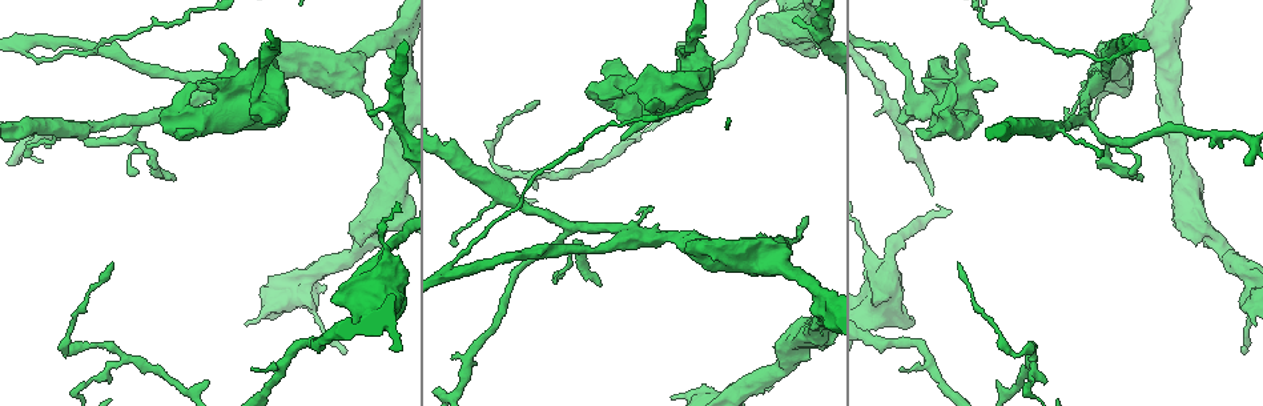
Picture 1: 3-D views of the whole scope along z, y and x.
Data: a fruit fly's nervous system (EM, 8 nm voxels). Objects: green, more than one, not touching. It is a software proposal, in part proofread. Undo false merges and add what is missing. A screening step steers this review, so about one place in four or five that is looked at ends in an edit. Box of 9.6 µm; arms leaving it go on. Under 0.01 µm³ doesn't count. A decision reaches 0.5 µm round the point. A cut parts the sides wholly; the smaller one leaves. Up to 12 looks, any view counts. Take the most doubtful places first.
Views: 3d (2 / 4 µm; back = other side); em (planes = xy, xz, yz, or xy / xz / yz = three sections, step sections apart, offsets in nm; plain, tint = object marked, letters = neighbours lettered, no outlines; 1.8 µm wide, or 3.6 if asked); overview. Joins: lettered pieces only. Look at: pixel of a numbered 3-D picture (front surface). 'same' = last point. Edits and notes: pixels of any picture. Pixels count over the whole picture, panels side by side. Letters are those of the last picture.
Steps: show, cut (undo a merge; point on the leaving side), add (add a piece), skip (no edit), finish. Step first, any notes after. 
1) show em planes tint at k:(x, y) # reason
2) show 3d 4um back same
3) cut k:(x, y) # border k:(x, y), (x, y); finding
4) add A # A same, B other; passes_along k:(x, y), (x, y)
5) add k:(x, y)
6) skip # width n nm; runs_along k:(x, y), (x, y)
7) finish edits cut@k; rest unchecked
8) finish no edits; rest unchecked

show em planes letters at 1:(1106, 148) # narrows sharply

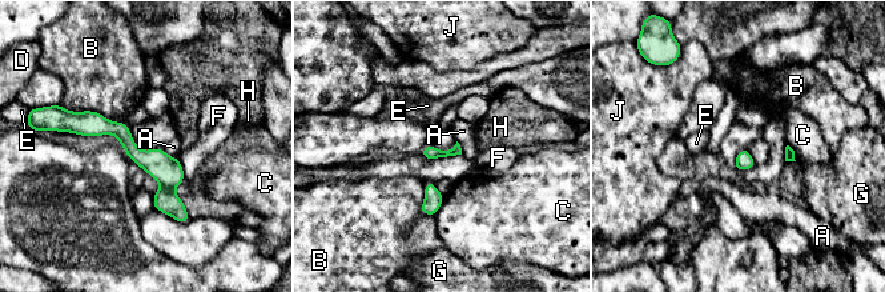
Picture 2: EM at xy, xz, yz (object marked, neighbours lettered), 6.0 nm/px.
cut 2:(165, 200) # A other, B other, C other, D other, E other, F other, G other, H other, J other; two neurons meet here

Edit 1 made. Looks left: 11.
show overview # redraw

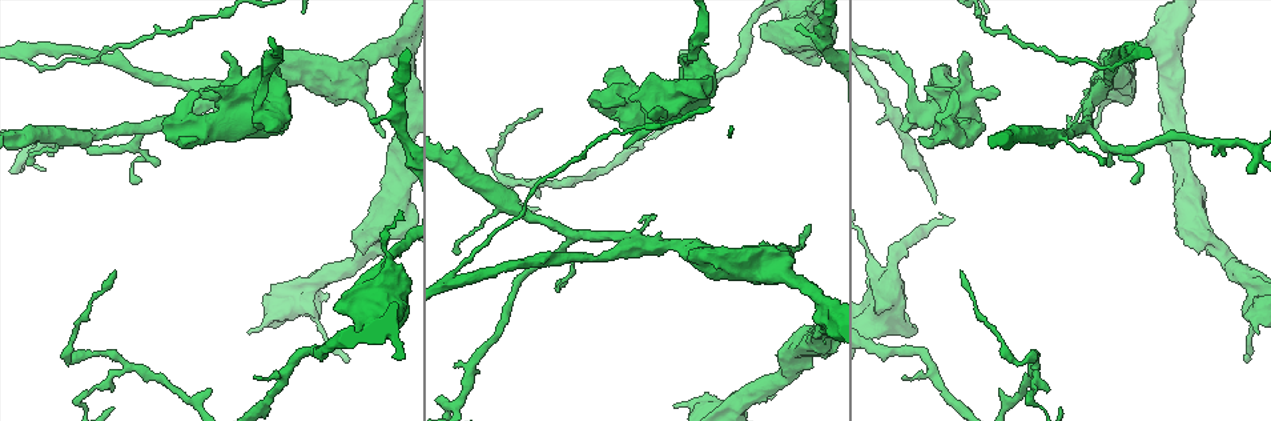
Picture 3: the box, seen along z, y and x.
show em xz step 8 plain at 3:(821, 59)

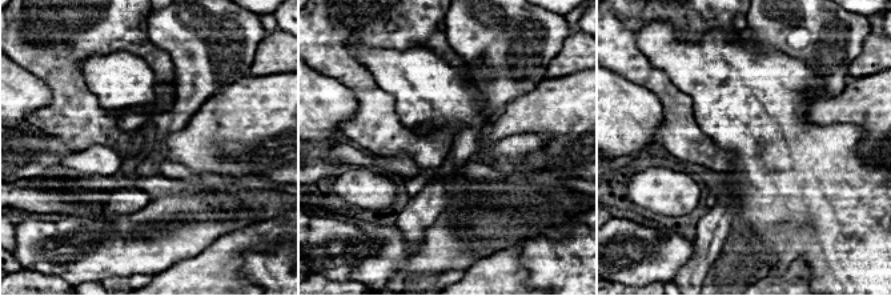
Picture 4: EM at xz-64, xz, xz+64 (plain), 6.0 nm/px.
show em xz step 8 letters same # what lies round it

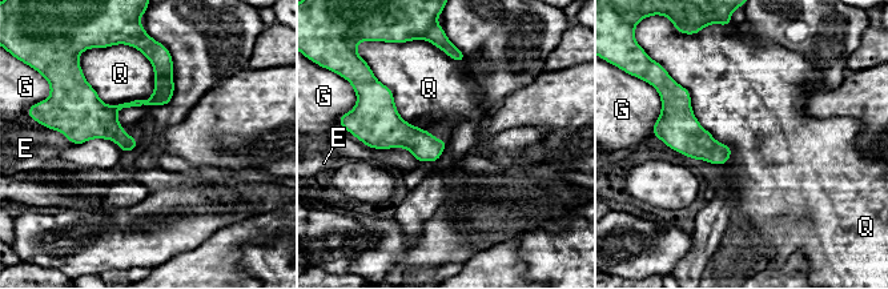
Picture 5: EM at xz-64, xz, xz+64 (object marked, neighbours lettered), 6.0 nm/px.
skip # E other, G other, Q other; runs_along 5:(169, 64), (152, 100), (89, 119), (69, 135); none of them fits

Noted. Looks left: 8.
show em planes letters at 3:(115, 272)

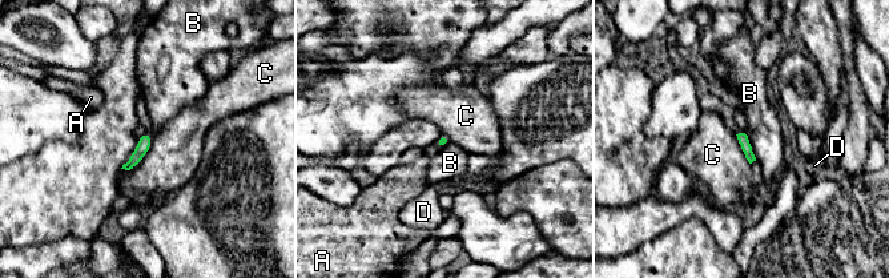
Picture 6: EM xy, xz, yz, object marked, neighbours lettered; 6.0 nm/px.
skip # width 70 nm; A other, B other, C other, D other; border 6:(152, 136), (144, 157), (121, 169); no lettered piece goes on from it

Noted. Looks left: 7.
show 3d 2um at 3:(903, 376) # branch stops here

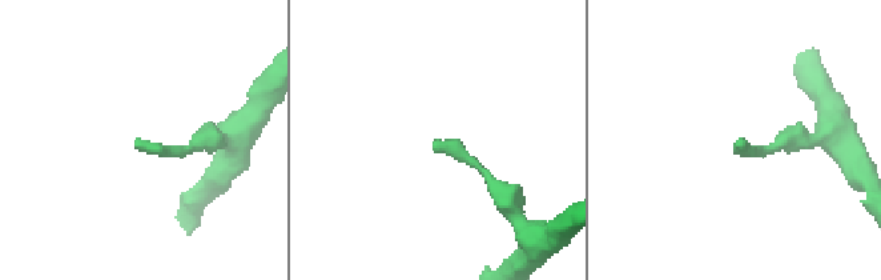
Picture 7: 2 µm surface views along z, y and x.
show em planes letters at 7:(136, 145)

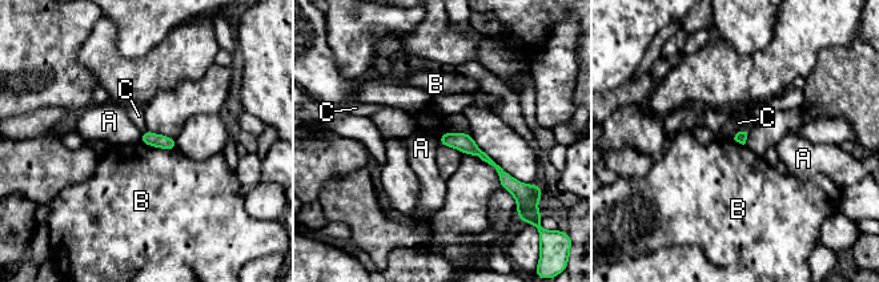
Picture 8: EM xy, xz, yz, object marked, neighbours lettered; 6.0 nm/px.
skip # longest_contact B 240 nm; A other, B other, C other; none of them fits

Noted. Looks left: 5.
show em planes letters at 3:(642, 247)

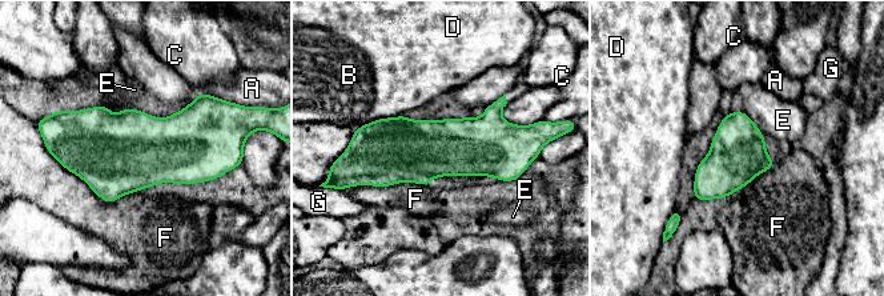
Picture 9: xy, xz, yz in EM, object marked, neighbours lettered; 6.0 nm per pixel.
skip # width 340 nm; A other, B other, C other, D other, E other, F other, G other; border 9:(743, 110), (762, 131); one neuron here

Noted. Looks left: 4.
finish edits cut@2; rest unchecked

